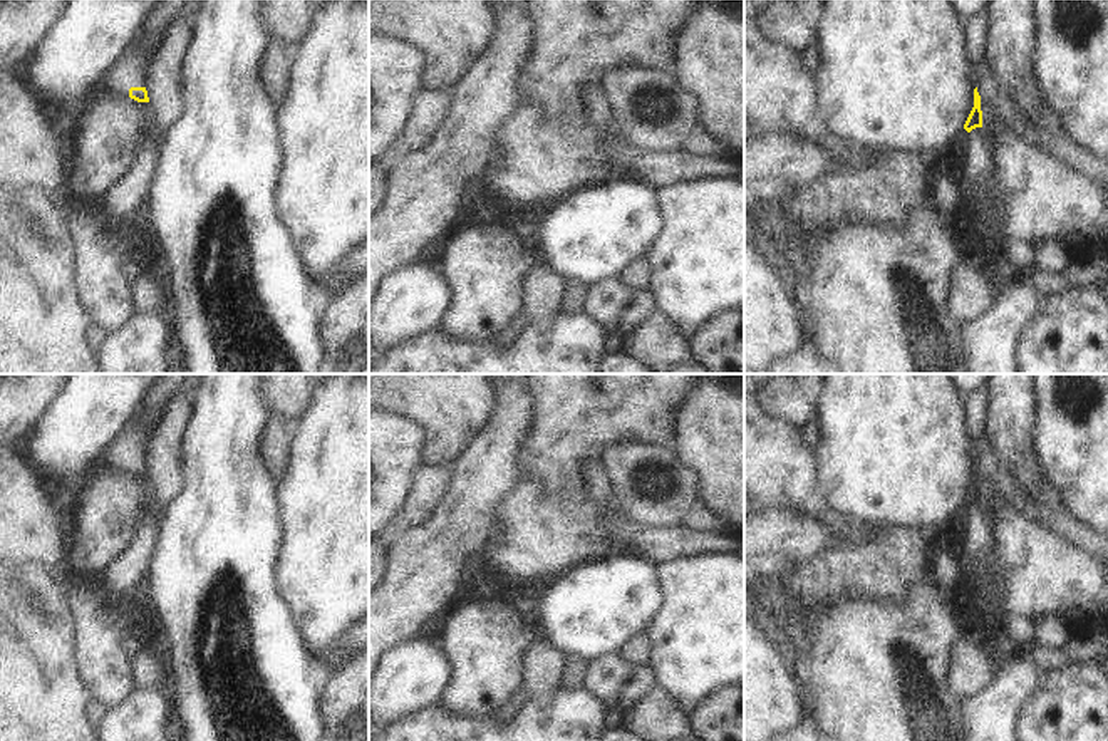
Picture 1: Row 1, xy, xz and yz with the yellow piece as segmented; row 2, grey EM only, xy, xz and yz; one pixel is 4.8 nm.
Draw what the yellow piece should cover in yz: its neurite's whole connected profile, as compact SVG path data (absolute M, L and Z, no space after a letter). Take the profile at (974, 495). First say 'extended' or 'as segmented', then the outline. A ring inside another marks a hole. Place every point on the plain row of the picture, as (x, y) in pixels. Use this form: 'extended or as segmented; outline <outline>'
extended; outline M977 463L974 464L974 483L964 505L969 508L969 550L966 552L966 558L969 568L977 572L987 567L987 562L996 552L996 536L986 506L982 505L981 471Z

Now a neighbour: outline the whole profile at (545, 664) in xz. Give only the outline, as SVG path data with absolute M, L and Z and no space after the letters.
M541 632L540 640L525 661L526 697L540 699L565 689L563 674L568 659L568 654Z

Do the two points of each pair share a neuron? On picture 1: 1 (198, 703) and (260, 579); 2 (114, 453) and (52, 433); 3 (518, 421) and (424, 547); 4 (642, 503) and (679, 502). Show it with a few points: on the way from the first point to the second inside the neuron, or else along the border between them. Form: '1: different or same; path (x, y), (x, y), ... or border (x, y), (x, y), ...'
1: same; path (188, 659), (188, 632), (195, 601), (217, 569)
2: different; border (133, 419), (104, 453), (101, 463)
3: same; path (498, 453), (475, 497), (456, 515)
4: same; path (651, 503), (671, 502)

